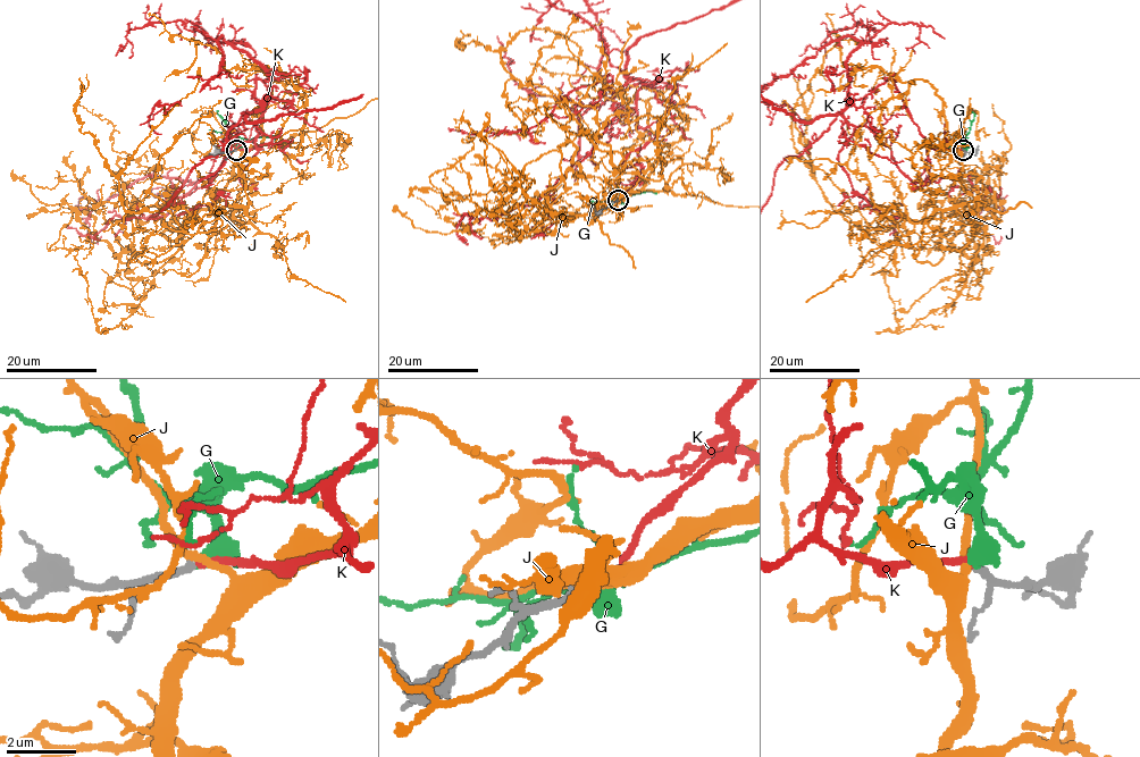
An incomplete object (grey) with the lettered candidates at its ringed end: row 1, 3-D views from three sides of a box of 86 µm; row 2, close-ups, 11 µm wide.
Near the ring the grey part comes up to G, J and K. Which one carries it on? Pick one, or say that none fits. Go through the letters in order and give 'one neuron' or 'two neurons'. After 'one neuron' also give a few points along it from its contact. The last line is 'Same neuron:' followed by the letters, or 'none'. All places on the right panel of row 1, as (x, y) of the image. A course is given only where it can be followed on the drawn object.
G: two neurons
J: two neurons
K: one neuron
Same neuron: K

